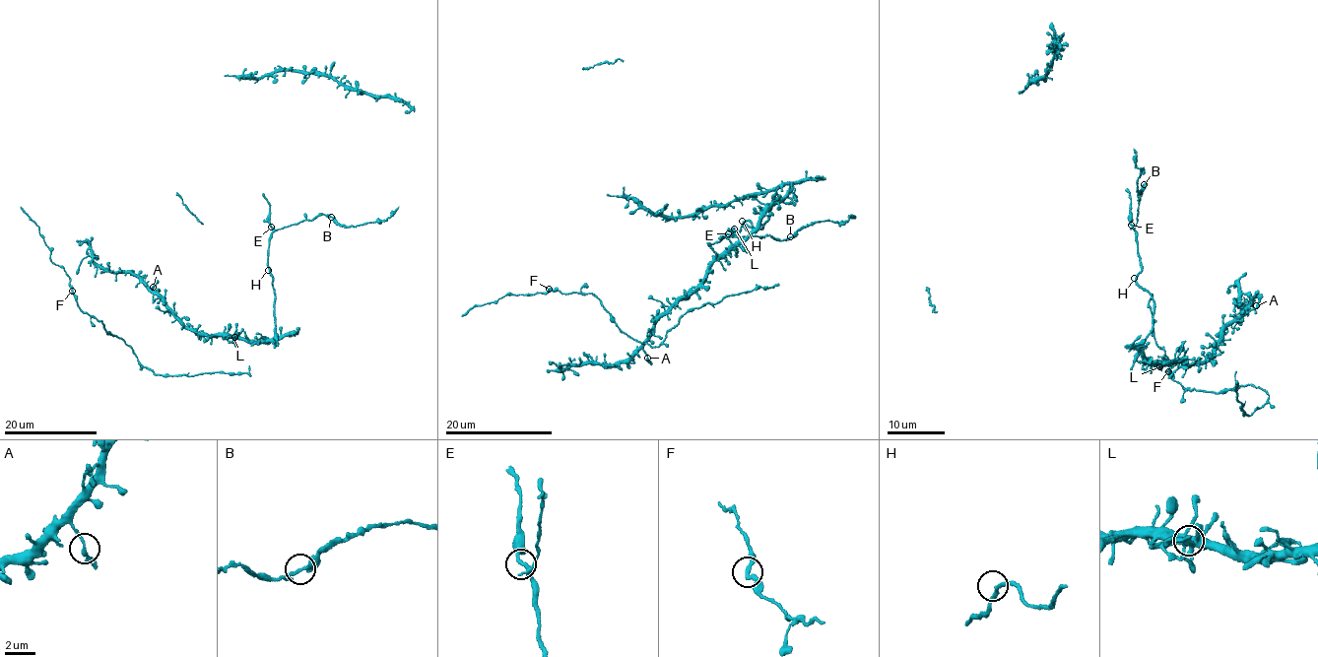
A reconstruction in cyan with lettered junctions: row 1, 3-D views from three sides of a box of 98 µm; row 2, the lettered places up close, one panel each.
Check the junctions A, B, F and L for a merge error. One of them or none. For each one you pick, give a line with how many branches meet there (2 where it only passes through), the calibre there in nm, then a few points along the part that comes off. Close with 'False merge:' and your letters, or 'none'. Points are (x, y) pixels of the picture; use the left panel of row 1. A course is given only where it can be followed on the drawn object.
B: Branches: 2. Thickness 280 nm. Course of the part to remove: (331, 217), (318, 214), (272, 232), (268, 261), (275, 295), (277, 345)
False merge: B

